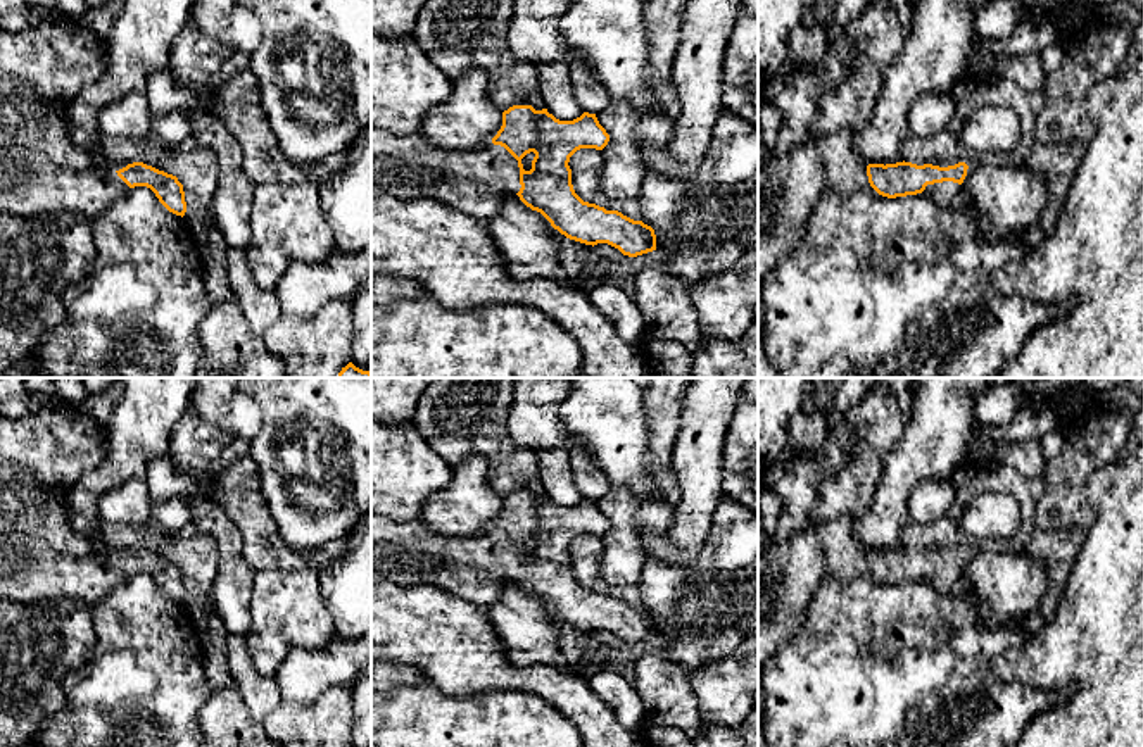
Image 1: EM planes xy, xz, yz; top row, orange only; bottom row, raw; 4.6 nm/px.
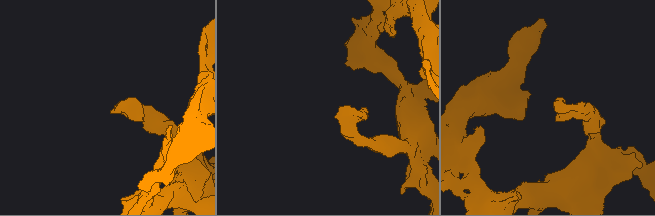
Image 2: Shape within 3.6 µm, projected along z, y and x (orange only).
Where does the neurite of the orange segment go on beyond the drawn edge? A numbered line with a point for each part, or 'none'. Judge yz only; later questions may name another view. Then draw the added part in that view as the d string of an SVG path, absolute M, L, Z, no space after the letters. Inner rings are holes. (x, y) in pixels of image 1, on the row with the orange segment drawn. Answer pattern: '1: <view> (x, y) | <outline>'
1: yz (947, 194) | M953 181L927 185L924 193L932 197L943 207L957 207L963 200L960 185Z

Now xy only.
1: xy (30, 182) | M0 143L0 212L78 212L93 219L129 190L117 173L76 173L41 152Z

